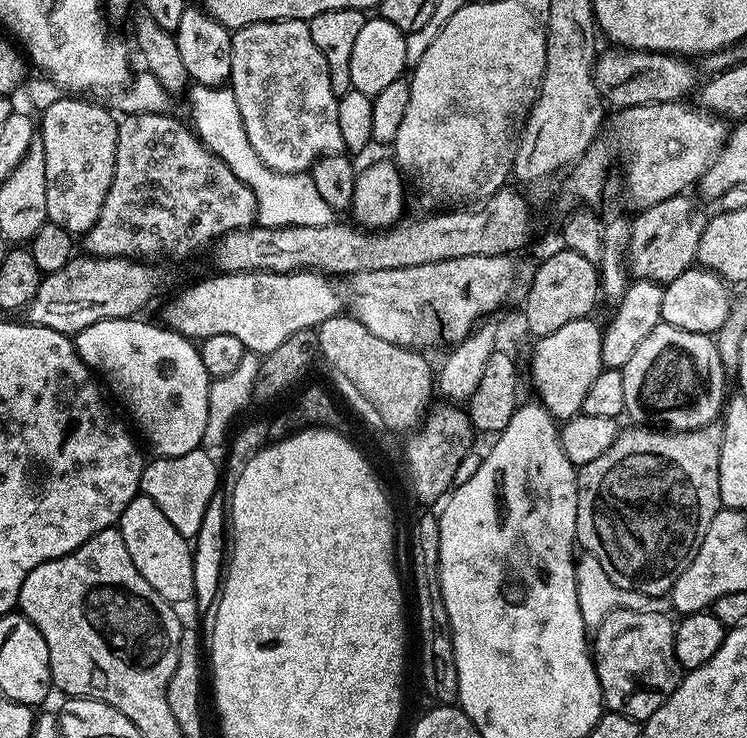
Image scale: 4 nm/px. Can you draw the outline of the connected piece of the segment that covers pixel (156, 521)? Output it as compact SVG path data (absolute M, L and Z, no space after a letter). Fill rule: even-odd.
M137 494L120 516L118 527L122 542L126 542L126 550L130 550L130 562L138 566L138 574L142 574L142 578L154 586L162 599L173 606L181 606L195 597L193 545L189 537L178 534L178 530L170 526L166 514L154 506L150 497Z

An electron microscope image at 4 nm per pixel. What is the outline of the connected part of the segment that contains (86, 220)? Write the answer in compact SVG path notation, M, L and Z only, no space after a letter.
M60 99L42 113L38 120L38 139L44 144L44 153L46 154L46 210L48 211L48 219L51 223L62 226L67 232L83 234L88 232L90 226L94 226L94 222L98 220L98 214L102 210L102 202L106 202L106 194L110 190L110 182L114 178L114 162L116 161L116 147L118 146L118 120L108 108L109 113L102 105L91 104L88 101L91 99L72 99L76 100Z

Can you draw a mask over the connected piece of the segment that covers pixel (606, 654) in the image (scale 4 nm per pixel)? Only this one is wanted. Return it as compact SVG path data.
M621 608L614 610L606 614L604 621L594 629L594 639L590 644L591 651L594 653L594 663L605 709L609 712L626 714L632 720L641 722L648 720L650 714L654 714L654 710L658 710L658 706L662 706L666 698L674 694L676 685L682 679L674 654L674 638L676 637L674 620L656 611L643 612Z

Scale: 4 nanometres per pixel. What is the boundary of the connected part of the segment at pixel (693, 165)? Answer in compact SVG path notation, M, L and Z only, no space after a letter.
M666 101L664 104L636 105L633 108L619 109L619 111L615 113L617 116L614 117L613 120L611 117L610 123L606 128L606 136L608 132L608 140L612 143L612 148L616 151L617 158L624 163L624 188L628 191L628 200L633 204L633 209L649 208L658 202L666 202L666 198L674 198L675 196L687 193L689 191L688 187L690 187L691 184L693 187L693 185L703 178L705 170L716 161L716 155L720 153L720 149L724 146L724 141L728 139L730 128L721 117L699 106L693 106L693 108L691 108L691 106L686 103L688 102Z

